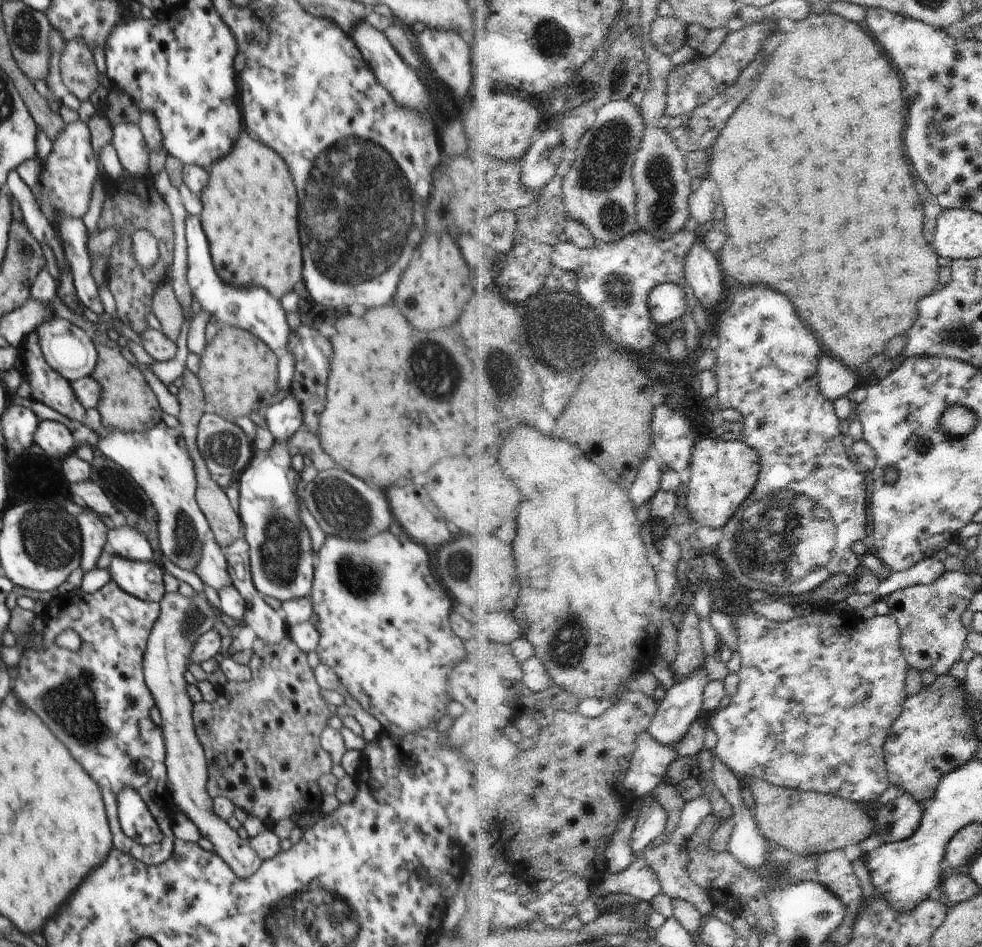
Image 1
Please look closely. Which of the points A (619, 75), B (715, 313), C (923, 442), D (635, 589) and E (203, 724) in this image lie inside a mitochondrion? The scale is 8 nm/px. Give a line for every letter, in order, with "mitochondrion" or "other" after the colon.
A: mitochondrion
B: other
C: mitochondrion
D: other
E: other

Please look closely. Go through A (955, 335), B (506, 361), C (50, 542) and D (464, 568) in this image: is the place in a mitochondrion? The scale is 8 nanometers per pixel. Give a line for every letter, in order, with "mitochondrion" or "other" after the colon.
A: mitochondrion
B: mitochondrion
C: mitochondrion
D: mitochondrion

